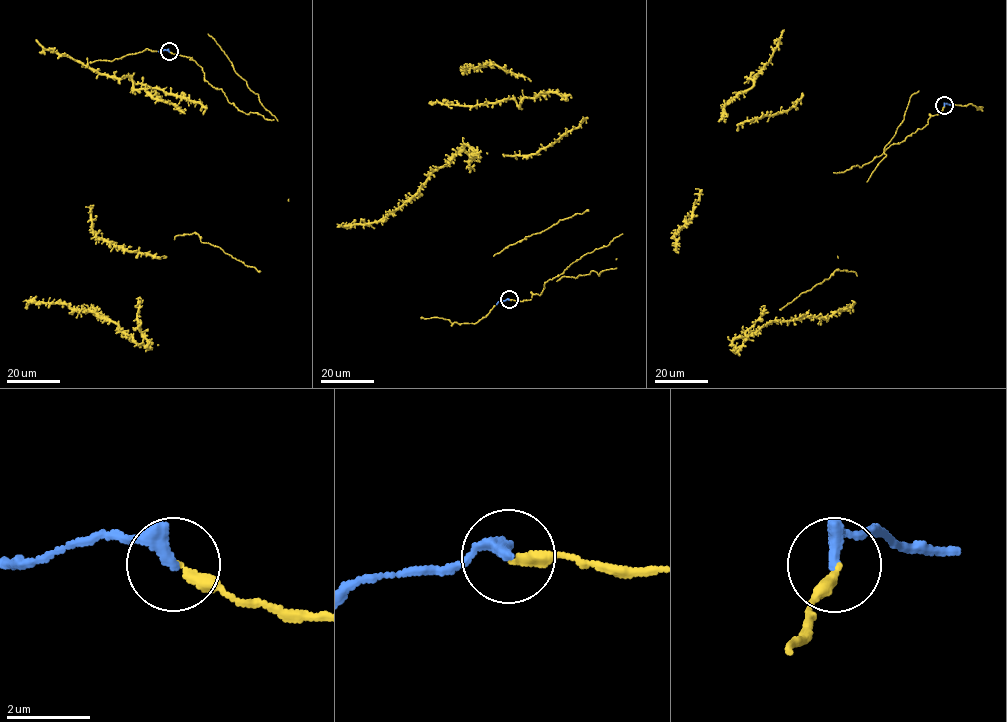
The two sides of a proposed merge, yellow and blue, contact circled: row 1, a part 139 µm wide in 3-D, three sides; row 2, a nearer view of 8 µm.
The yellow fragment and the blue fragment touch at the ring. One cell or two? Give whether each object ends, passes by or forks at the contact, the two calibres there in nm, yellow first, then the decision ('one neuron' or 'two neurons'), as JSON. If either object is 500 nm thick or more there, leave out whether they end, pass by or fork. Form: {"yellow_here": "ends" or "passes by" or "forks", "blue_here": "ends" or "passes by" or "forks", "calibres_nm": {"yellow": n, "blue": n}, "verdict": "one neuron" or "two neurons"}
{"yellow_here": "ends", "blue_here": "ends", "calibres_nm": {"yellow": 240, "blue": 340}, "verdict": "one neuron"}

